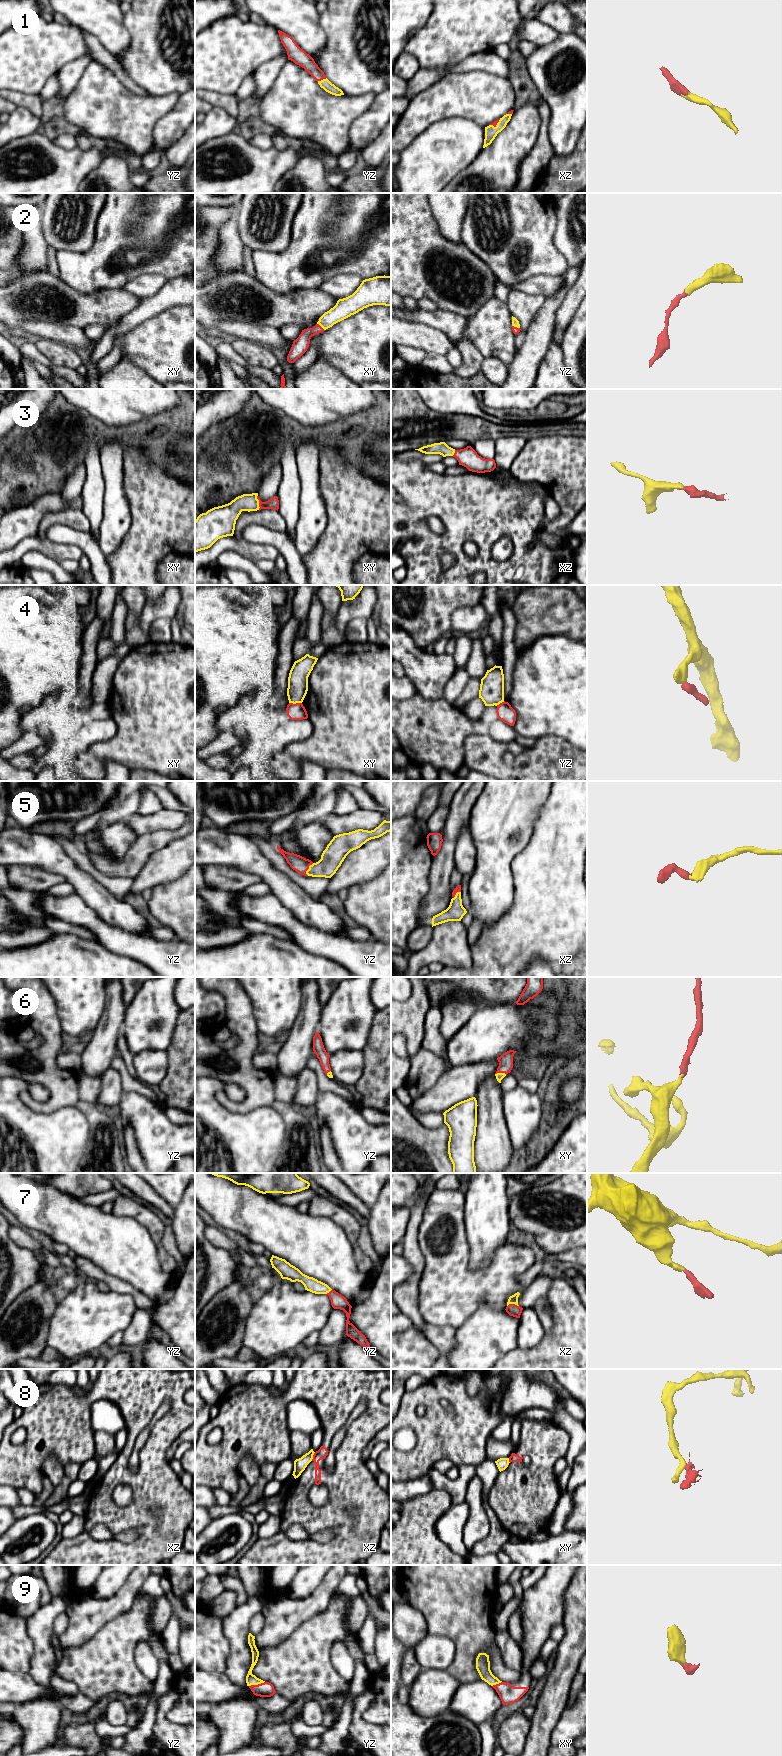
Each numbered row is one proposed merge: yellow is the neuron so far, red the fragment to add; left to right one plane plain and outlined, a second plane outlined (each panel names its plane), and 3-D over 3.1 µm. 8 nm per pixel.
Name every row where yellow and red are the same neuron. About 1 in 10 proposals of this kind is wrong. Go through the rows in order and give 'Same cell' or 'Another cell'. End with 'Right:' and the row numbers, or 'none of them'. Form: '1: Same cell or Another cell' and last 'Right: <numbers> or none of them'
1: Same cell
2: Same cell
3: Same cell
4: Another cell
5: Same cell
6: Same cell
7: Same cell
8: Another cell
9: Same cell
Right: 1, 2, 3, 5, 6, 7, 9

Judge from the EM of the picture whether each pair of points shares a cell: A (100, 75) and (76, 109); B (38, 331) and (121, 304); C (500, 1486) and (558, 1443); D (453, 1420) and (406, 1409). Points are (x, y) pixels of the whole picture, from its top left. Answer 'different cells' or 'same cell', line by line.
A: same cell
B: different cells
C: same cell
D: same cell

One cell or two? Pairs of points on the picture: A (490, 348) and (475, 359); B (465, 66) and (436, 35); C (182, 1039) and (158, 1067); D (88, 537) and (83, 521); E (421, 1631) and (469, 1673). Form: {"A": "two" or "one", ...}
{"A": "two", "B": "two", "C": "two", "D": "two", "E": "two"}

